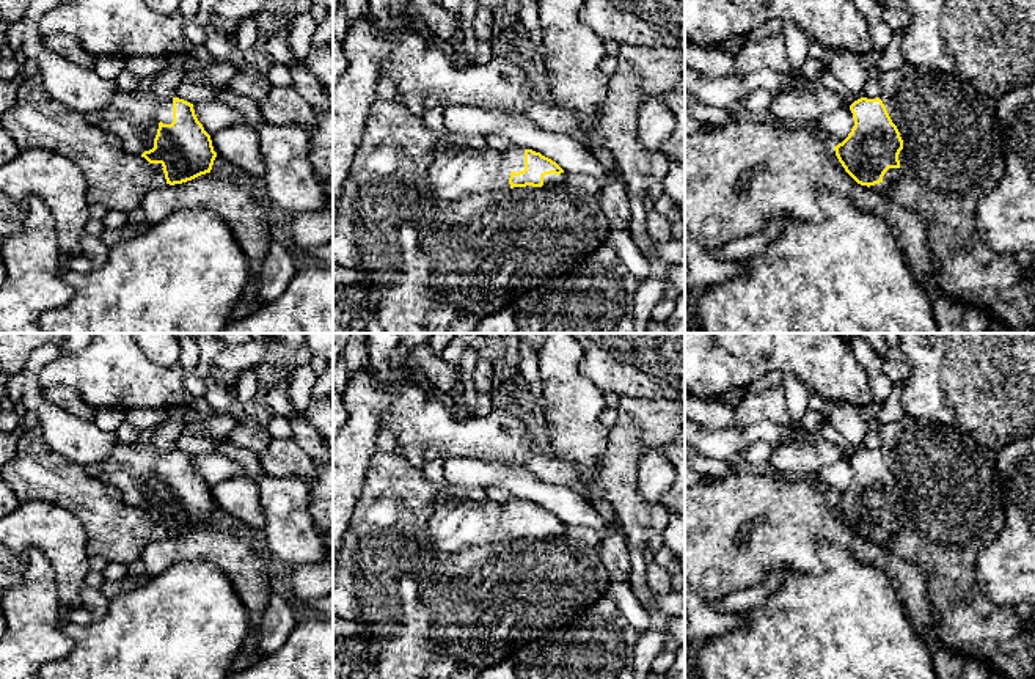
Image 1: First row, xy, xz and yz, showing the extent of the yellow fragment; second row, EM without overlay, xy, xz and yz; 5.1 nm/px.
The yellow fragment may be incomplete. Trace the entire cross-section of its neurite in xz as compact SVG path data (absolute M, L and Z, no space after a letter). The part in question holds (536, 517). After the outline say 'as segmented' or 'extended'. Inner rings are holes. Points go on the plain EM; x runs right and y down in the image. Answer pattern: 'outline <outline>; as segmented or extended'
outline M465 500L437 509L427 527L435 547L444 552L565 533L565 523L556 514L532 501L520 500Z; extended

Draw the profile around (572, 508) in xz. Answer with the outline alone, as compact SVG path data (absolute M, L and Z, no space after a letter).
M451 456L443 464L448 484L455 487L499 487L514 500L532 501L556 514L565 525L587 527L602 538L613 522L600 516L578 492L537 479L526 470L487 464L476 457Z

